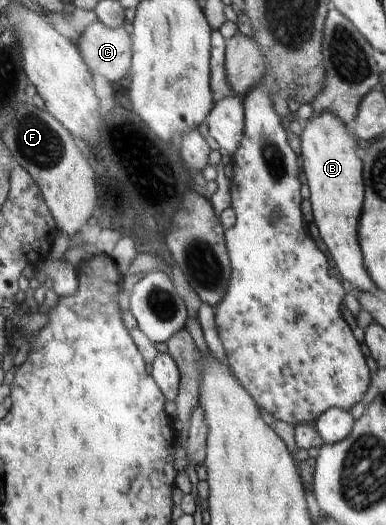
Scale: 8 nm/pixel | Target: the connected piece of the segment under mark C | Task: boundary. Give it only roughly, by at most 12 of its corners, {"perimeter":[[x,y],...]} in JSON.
{"perimeter":[[95,20],[76,41],[85,63],[109,81],[132,67],[123,26]]}

